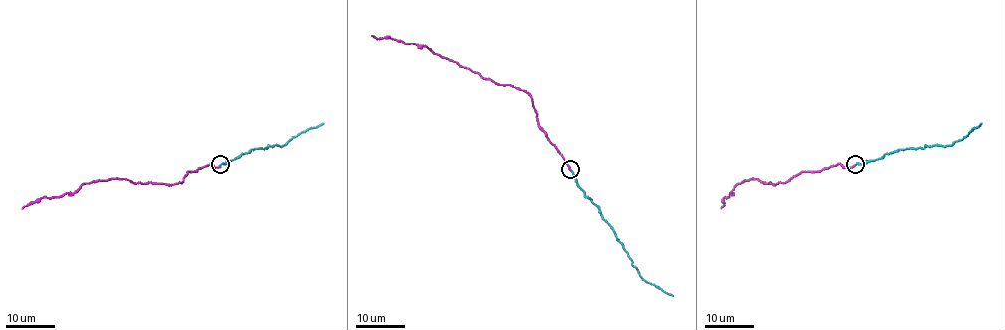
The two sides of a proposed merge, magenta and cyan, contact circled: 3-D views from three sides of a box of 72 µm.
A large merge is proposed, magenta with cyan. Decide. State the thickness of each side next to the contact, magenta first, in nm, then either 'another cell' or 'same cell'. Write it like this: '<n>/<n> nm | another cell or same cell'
170/150 nm | same cell

